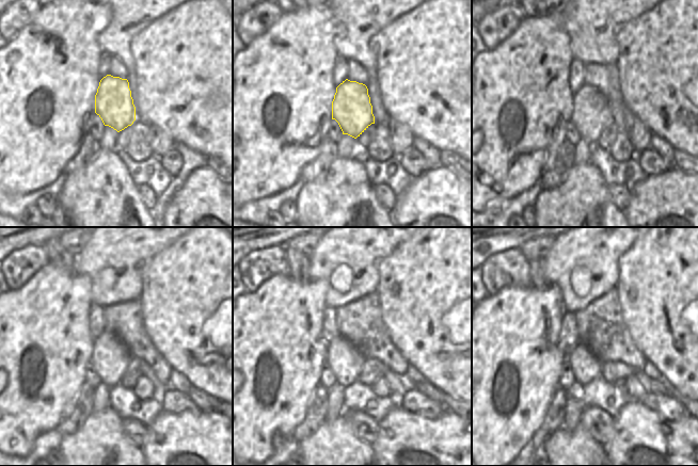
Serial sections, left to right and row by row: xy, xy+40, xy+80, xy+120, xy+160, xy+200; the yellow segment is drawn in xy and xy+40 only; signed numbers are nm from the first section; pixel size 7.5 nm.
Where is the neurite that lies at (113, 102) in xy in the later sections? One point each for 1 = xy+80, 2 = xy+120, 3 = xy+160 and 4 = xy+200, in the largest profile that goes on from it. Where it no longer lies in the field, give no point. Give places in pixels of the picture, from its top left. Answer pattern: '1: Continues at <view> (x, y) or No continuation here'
1: Continues at xy+80 (591, 112)
2: Continues at xy+120 (110, 357)
3: Continues at xy+160 (346, 360)
4: Continues at xy+200 (585, 366).

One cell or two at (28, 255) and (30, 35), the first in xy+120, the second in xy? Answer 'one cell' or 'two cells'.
two cells

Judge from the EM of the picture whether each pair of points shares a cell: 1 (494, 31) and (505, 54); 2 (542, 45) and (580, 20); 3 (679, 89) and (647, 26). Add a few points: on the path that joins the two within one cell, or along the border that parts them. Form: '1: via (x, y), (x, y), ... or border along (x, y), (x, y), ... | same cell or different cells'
1: border along (518, 25), (507, 37), (492, 48), (486, 49) | different cells
2: border along (561, 13), (572, 53) | different cells
3: via (679, 73), (679, 58), (663, 42) | same cell

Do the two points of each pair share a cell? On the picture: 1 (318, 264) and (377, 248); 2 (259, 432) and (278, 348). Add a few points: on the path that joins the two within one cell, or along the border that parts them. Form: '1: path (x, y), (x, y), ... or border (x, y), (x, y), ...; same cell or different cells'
1: path (333, 259), (346, 257), (354, 248), (362, 248); same cell
2: path (268, 411), (278, 399), (283, 376), (282, 369); same cell

